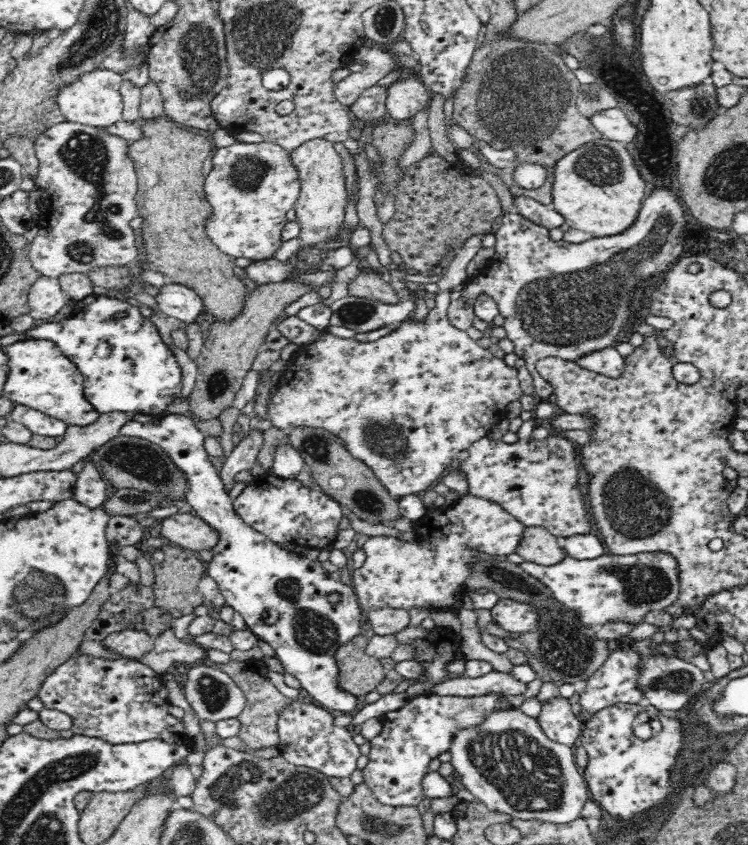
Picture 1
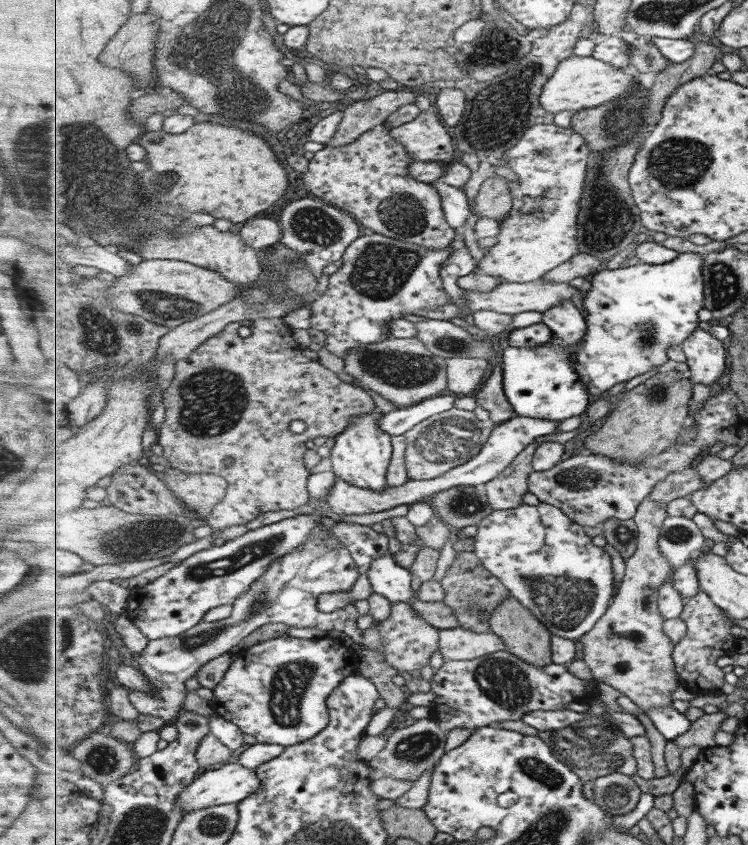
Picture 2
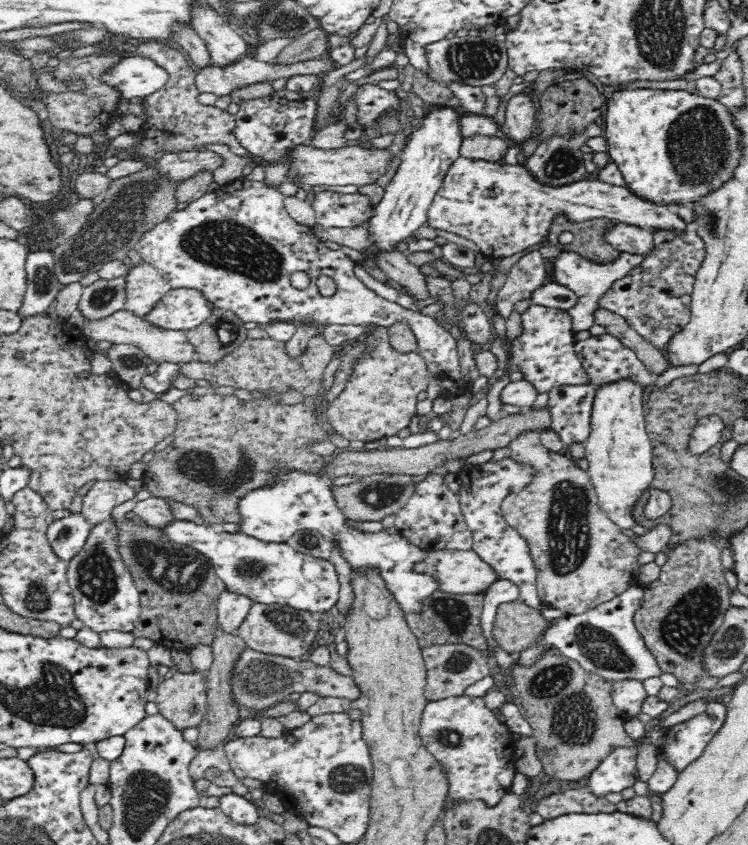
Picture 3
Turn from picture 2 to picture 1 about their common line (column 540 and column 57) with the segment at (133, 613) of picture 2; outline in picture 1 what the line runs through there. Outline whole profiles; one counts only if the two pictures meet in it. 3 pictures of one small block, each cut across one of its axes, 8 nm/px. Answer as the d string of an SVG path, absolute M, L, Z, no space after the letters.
M14 404L11 414L13 421L26 425L34 435L56 438L56 436L62 436L67 430L65 422L23 405Z

